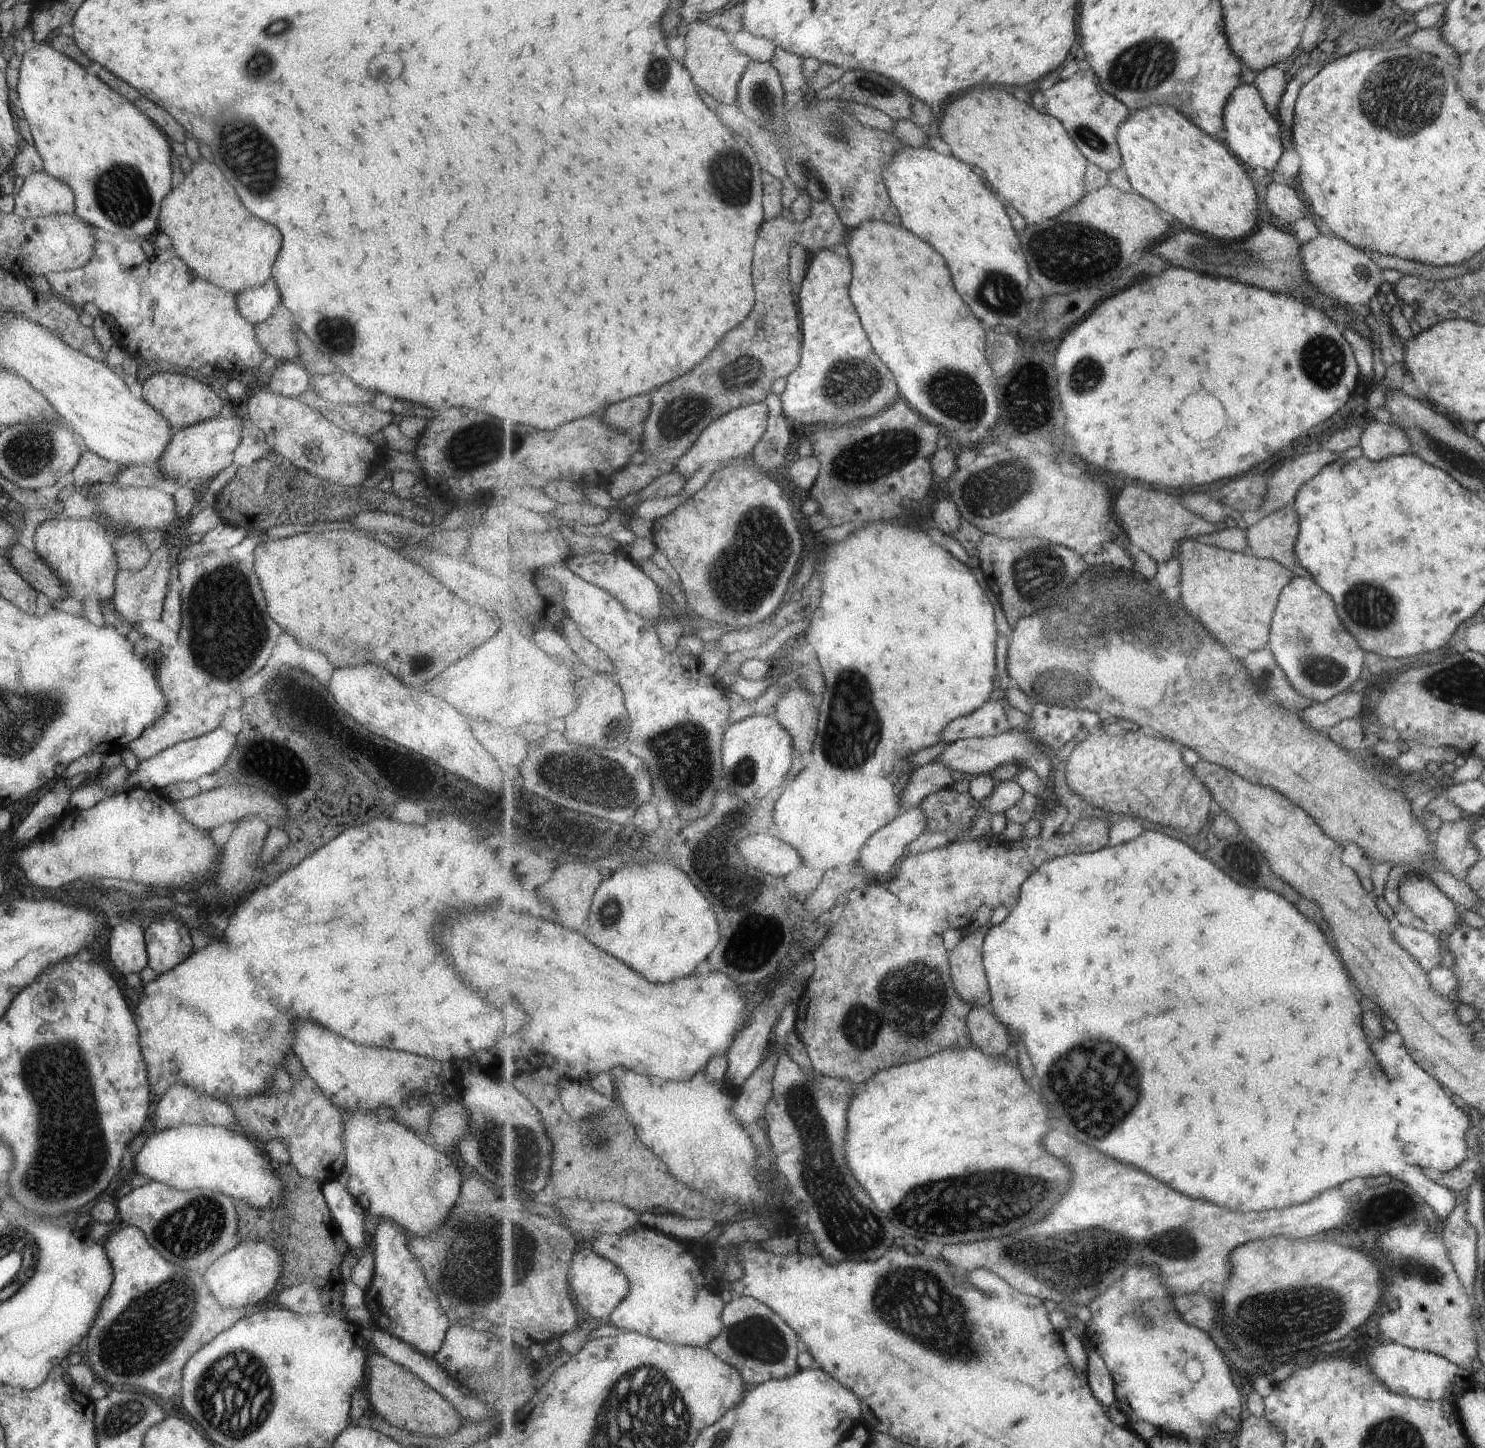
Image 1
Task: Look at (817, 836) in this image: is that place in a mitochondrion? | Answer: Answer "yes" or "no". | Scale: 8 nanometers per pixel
no

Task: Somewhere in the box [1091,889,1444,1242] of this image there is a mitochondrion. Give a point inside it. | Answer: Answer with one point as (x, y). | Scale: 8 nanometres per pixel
(1127, 1073)

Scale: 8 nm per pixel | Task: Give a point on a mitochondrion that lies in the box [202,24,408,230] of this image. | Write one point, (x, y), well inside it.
(238, 139)

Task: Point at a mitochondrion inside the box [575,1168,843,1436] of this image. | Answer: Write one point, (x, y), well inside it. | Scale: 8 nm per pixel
(757, 1338)

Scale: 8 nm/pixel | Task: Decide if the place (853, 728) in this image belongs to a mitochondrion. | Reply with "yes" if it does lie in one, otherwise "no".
yes

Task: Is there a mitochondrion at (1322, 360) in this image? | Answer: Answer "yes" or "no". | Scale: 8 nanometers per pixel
yes

